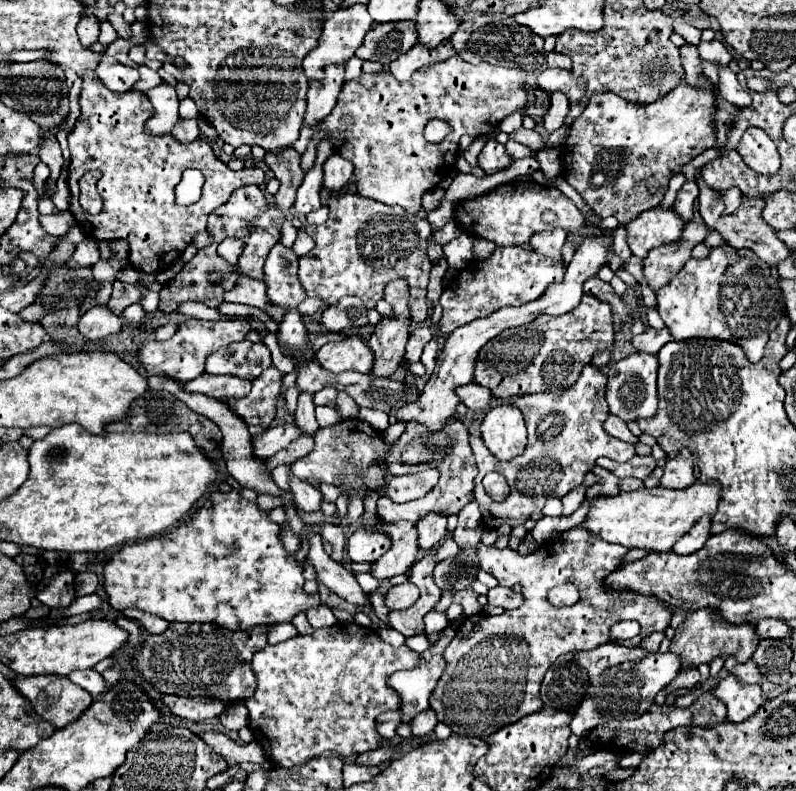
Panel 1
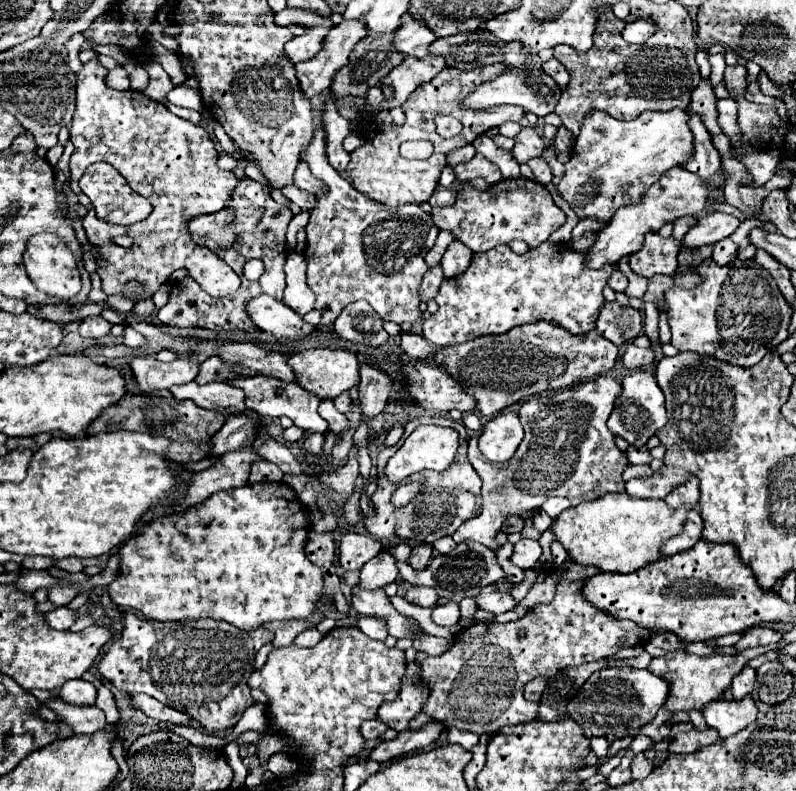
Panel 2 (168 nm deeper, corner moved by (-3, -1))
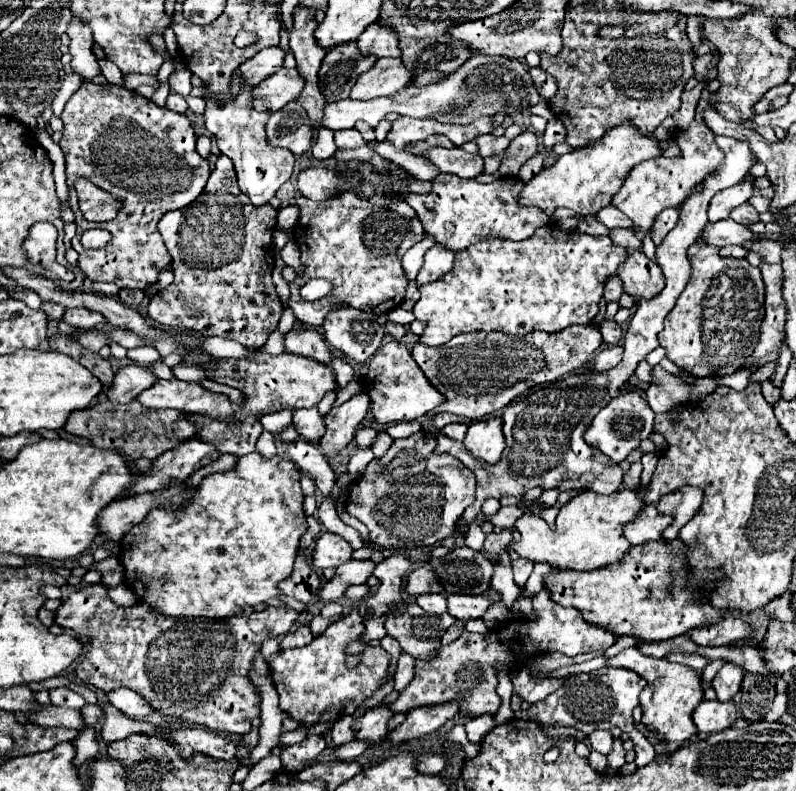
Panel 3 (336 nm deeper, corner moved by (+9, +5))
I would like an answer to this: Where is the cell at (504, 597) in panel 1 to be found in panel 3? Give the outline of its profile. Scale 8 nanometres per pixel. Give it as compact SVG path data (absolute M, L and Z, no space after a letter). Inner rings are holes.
M488 593L482 595L452 595L448 597L448 613L460 621L476 619L486 613L492 599Z

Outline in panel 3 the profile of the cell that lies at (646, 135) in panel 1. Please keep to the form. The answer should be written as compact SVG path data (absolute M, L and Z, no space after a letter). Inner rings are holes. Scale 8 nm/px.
M630 121L624 125L608 129L600 141L592 145L574 149L572 153L564 153L556 159L554 165L542 169L534 179L530 179L520 193L520 205L536 205L544 213L552 213L556 207L574 209L578 215L592 215L610 205L612 195L624 183L624 177L632 171L640 161L660 157L662 149L658 139L652 133L642 135Z

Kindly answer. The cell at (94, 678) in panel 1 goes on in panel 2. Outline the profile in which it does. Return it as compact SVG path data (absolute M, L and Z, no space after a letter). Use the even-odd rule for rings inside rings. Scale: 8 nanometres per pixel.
M72 679L72 681L64 683L64 687L60 689L58 697L64 699L66 703L72 703L72 705L94 705L96 689L88 681Z

